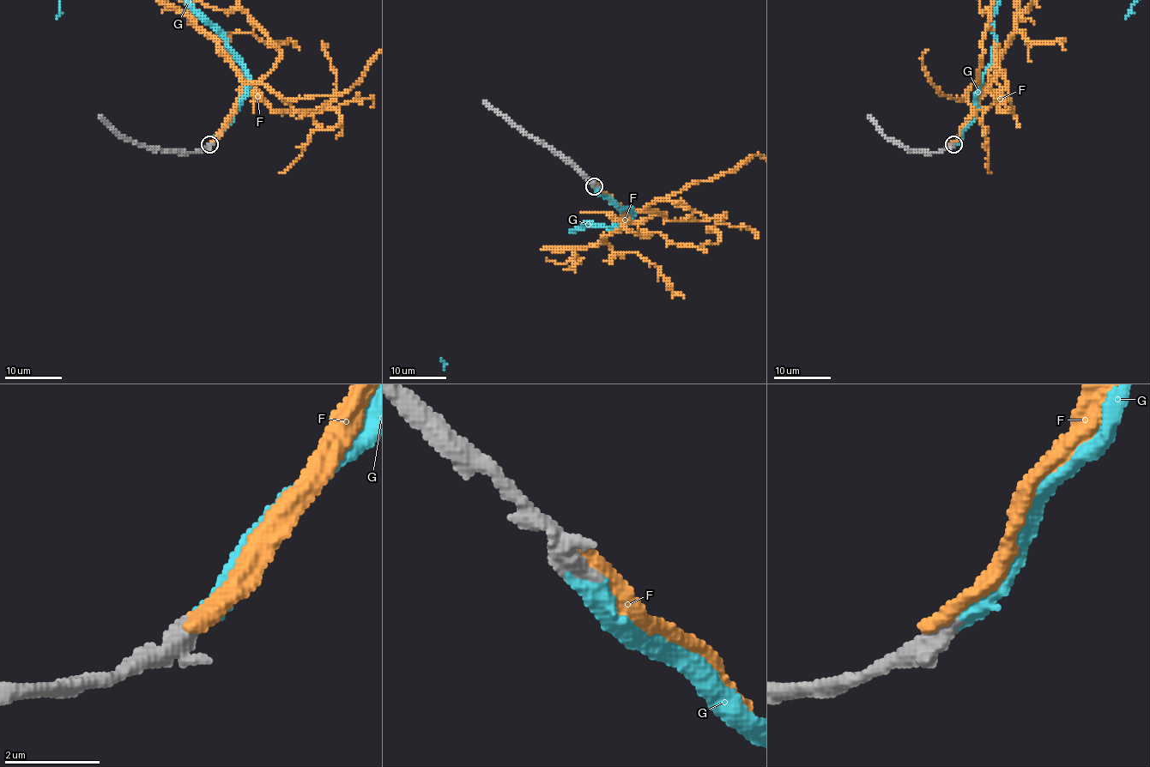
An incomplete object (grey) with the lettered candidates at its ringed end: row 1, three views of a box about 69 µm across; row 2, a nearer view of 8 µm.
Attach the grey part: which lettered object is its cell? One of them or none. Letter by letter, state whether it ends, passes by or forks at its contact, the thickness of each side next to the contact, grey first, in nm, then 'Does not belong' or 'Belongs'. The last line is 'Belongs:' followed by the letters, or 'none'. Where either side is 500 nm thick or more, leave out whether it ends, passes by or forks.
F: Thickness 550 nm (grey) against 440 nm. Does not belong
G: Thickness 500 nm (grey) against 360 nm. Belongs
Belongs: G

